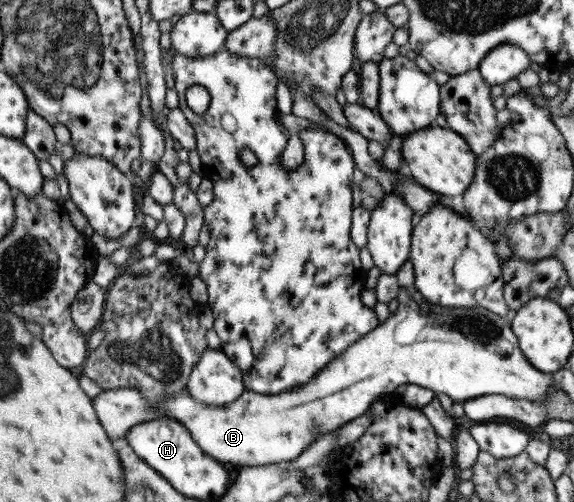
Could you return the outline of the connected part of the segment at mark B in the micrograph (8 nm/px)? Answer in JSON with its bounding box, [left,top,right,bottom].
[93,289,557,471]

